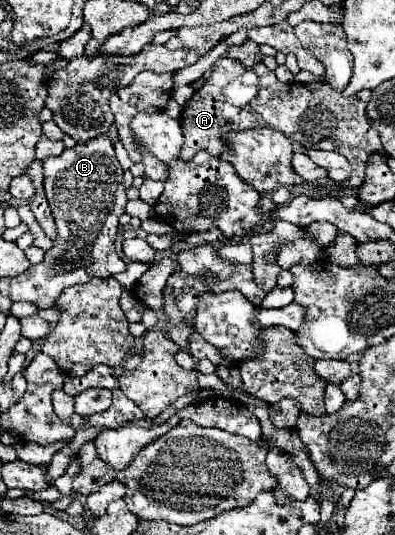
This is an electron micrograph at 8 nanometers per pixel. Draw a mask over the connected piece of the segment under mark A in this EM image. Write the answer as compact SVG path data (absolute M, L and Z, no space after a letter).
M222 57L216 67L210 71L206 83L194 93L192 101L186 105L186 109L182 111L180 115L180 125L182 125L182 135L184 135L184 145L182 145L182 151L180 151L180 159L182 161L190 161L194 157L196 151L210 151L210 155L218 157L222 153L222 147L226 147L224 143L220 143L220 135L222 133L228 133L228 131L236 131L236 129L246 129L246 127L256 127L260 125L258 117L248 109L240 109L240 107L234 107L234 105L228 105L222 97L222 89L226 87L226 83L234 77L238 77L240 73L244 73L244 65L234 61L234 59L228 59L228 57Z

